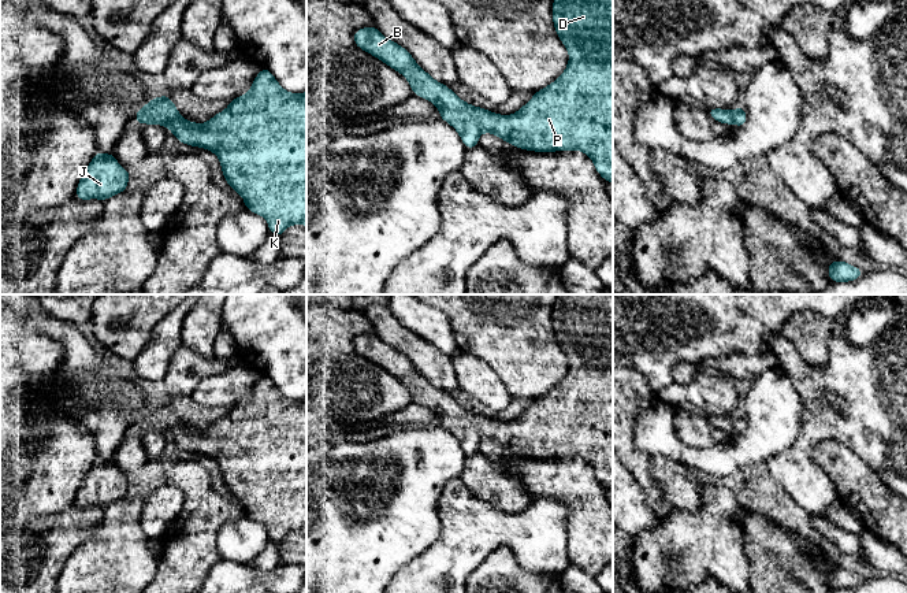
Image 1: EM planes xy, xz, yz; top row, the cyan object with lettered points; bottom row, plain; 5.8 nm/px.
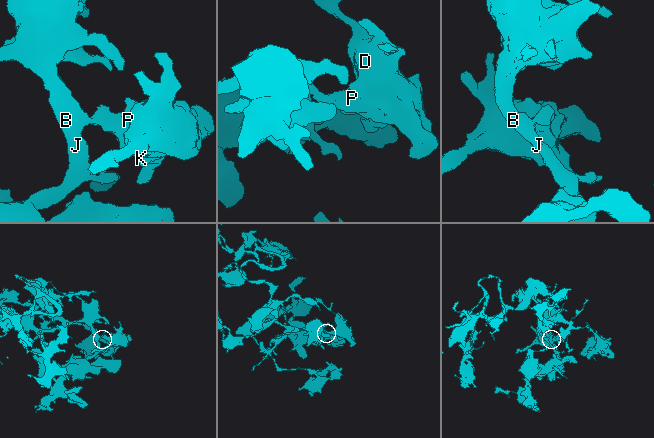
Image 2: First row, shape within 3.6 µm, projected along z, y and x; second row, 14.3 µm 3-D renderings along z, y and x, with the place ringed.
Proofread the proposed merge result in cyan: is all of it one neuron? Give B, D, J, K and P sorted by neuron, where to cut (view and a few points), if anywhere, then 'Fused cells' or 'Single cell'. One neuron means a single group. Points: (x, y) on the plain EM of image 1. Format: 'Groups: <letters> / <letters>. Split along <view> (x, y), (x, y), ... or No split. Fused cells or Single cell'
Groups: B D J K P. No split. Single cell

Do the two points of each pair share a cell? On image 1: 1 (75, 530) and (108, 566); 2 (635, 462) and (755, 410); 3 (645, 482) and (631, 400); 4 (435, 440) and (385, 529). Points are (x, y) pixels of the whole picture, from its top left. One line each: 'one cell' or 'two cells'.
1: two cells
2: two cells
3: one cell
4: one cell

